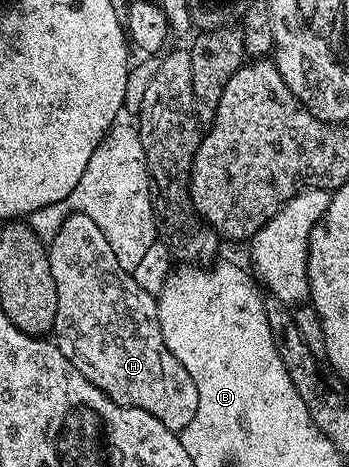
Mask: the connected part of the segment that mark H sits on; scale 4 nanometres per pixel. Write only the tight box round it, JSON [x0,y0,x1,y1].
[48,213,198,432]

